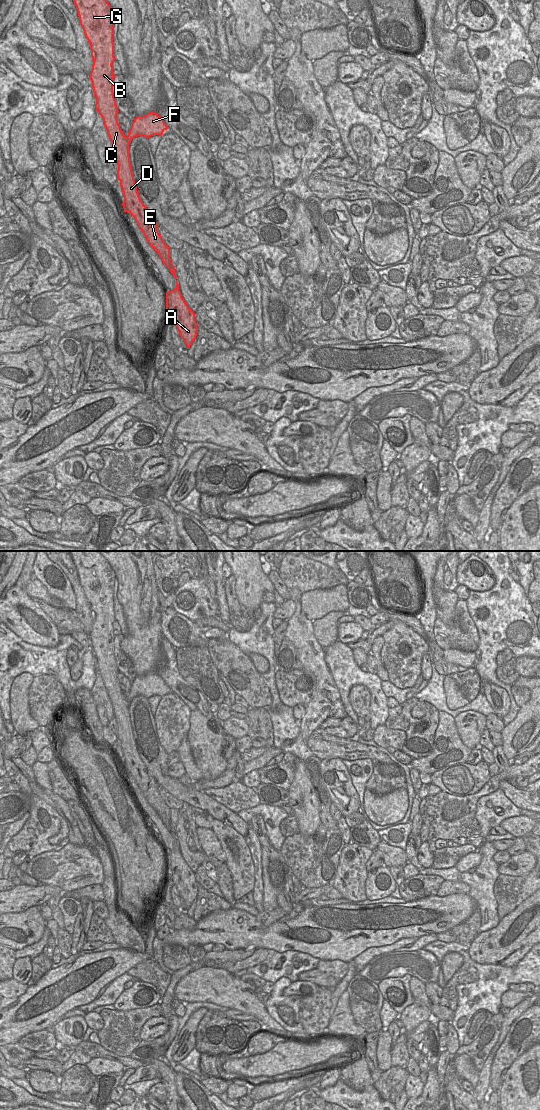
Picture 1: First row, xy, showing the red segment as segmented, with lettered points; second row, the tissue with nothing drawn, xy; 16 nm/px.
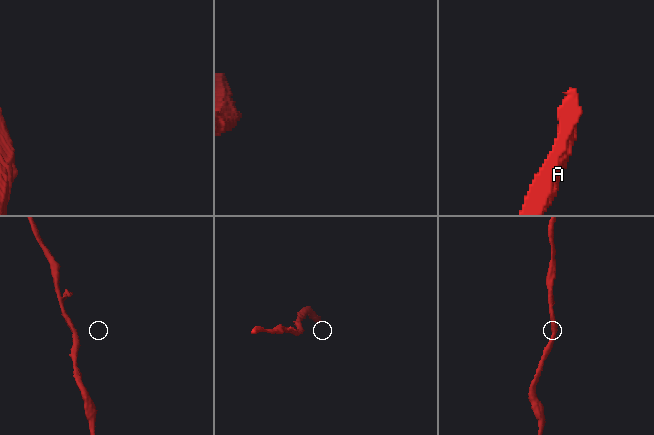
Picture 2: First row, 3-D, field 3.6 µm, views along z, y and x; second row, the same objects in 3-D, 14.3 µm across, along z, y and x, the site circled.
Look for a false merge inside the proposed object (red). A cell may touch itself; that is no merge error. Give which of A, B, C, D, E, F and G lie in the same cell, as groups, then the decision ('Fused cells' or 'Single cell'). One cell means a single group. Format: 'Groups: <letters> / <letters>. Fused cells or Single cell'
Groups: A B C D E G / F. Fused cells.

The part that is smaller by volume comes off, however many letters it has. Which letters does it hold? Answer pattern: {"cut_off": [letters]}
{"cut_off": ["F"]}

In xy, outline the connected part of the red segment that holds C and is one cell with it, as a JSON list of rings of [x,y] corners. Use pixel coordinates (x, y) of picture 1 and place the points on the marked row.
[[[73,0],[73,2],[80,25],[90,43],[93,65],[89,78],[96,97],[95,108],[103,119],[112,143],[118,165],[116,175],[124,196],[122,203],[124,212],[134,217],[149,245],[157,252],[173,277],[177,278],[175,266],[170,258],[170,248],[159,234],[155,218],[139,197],[130,162],[130,143],[117,119],[119,111],[113,92],[115,75],[112,66],[115,61],[113,43],[115,12],[107,0]]]

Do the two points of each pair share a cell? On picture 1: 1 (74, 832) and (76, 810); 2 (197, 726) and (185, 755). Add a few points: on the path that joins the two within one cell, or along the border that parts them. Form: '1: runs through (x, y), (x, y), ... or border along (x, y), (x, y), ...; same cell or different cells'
1: border along (66, 801), (69, 812), (76, 822), (83, 839); different cells
2: border along (186, 736), (193, 760), (198, 767); different cells

